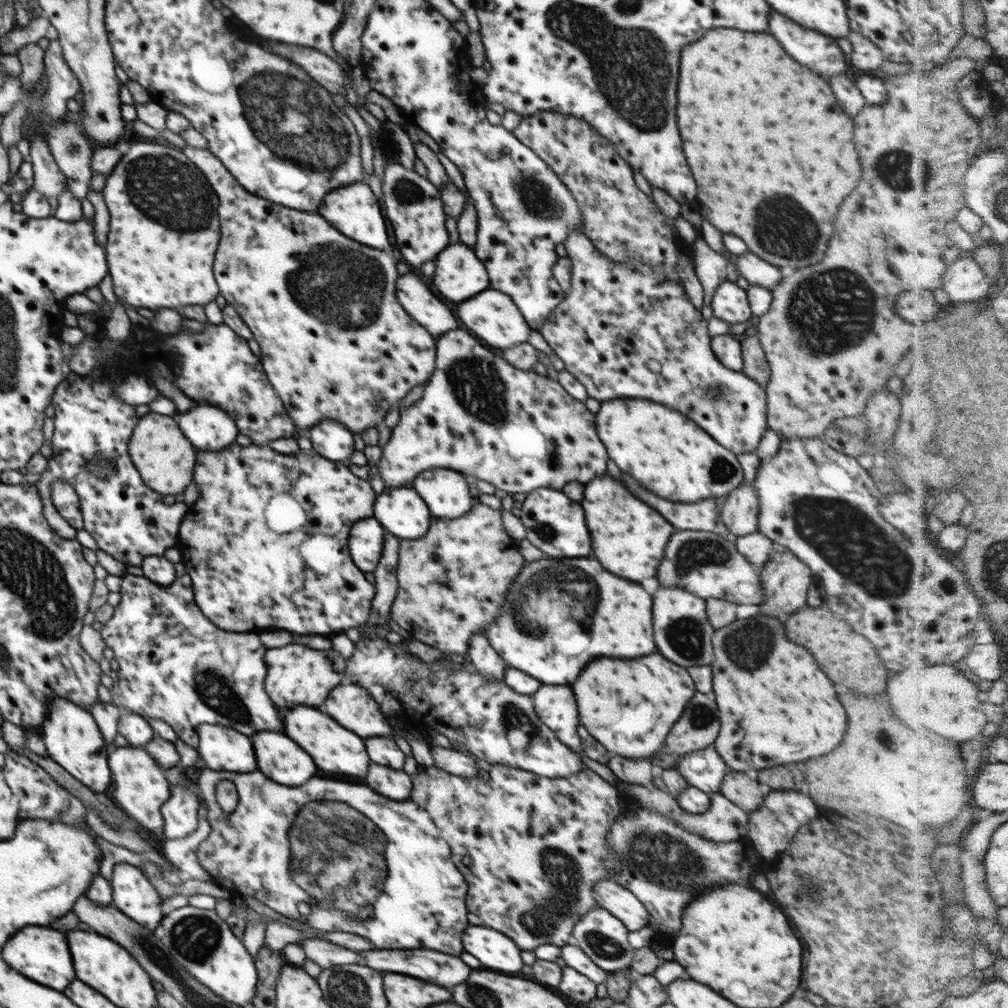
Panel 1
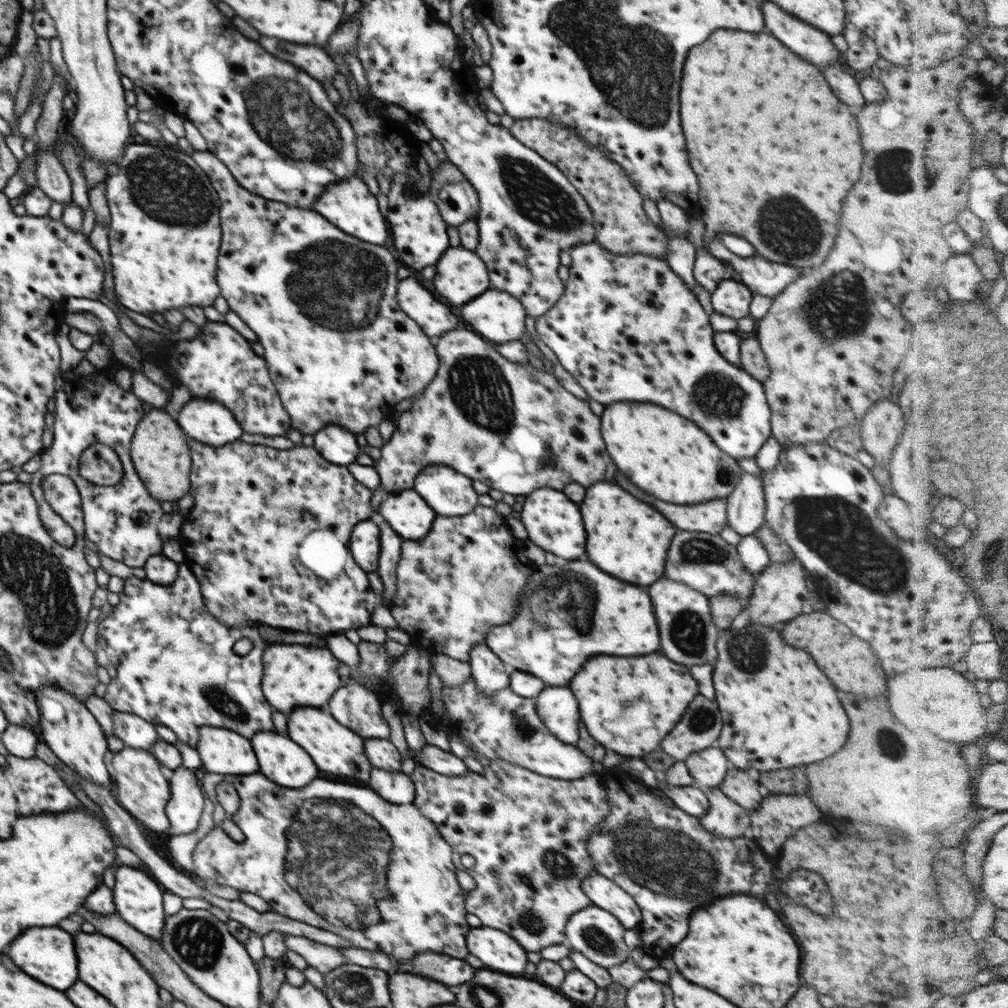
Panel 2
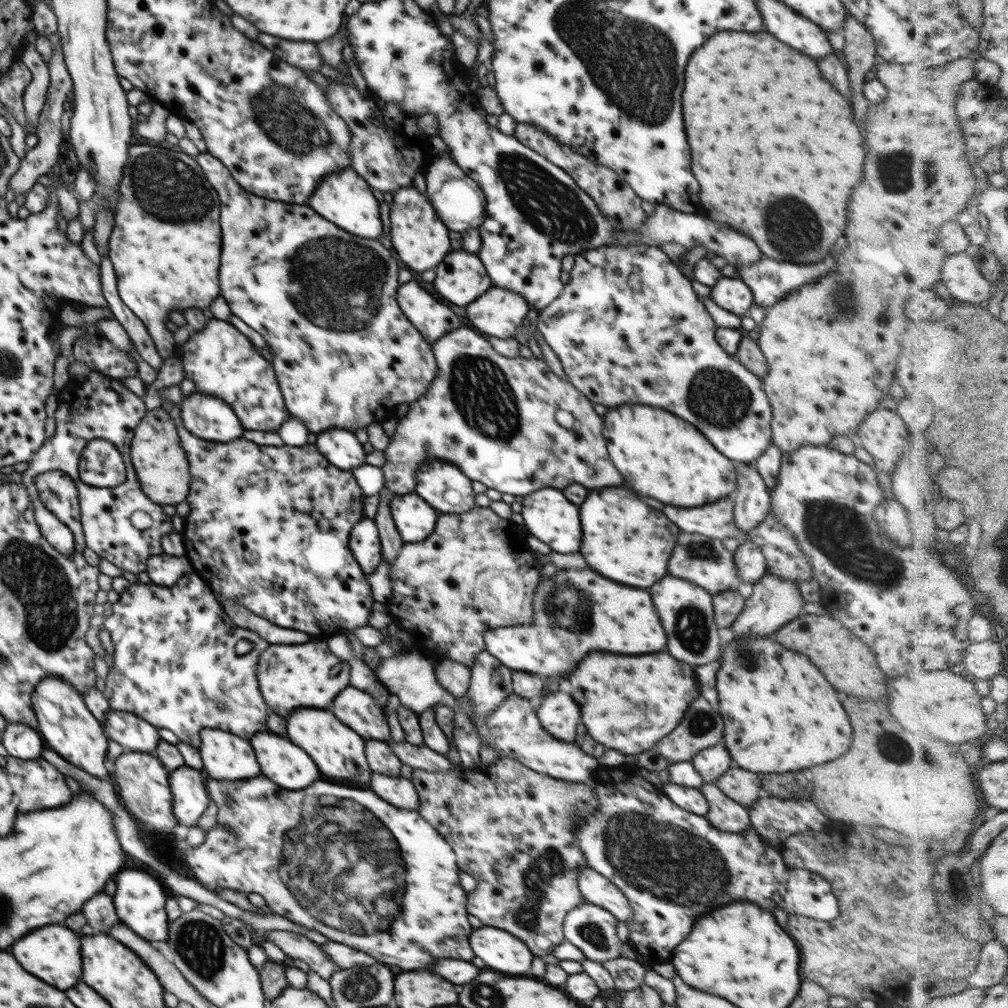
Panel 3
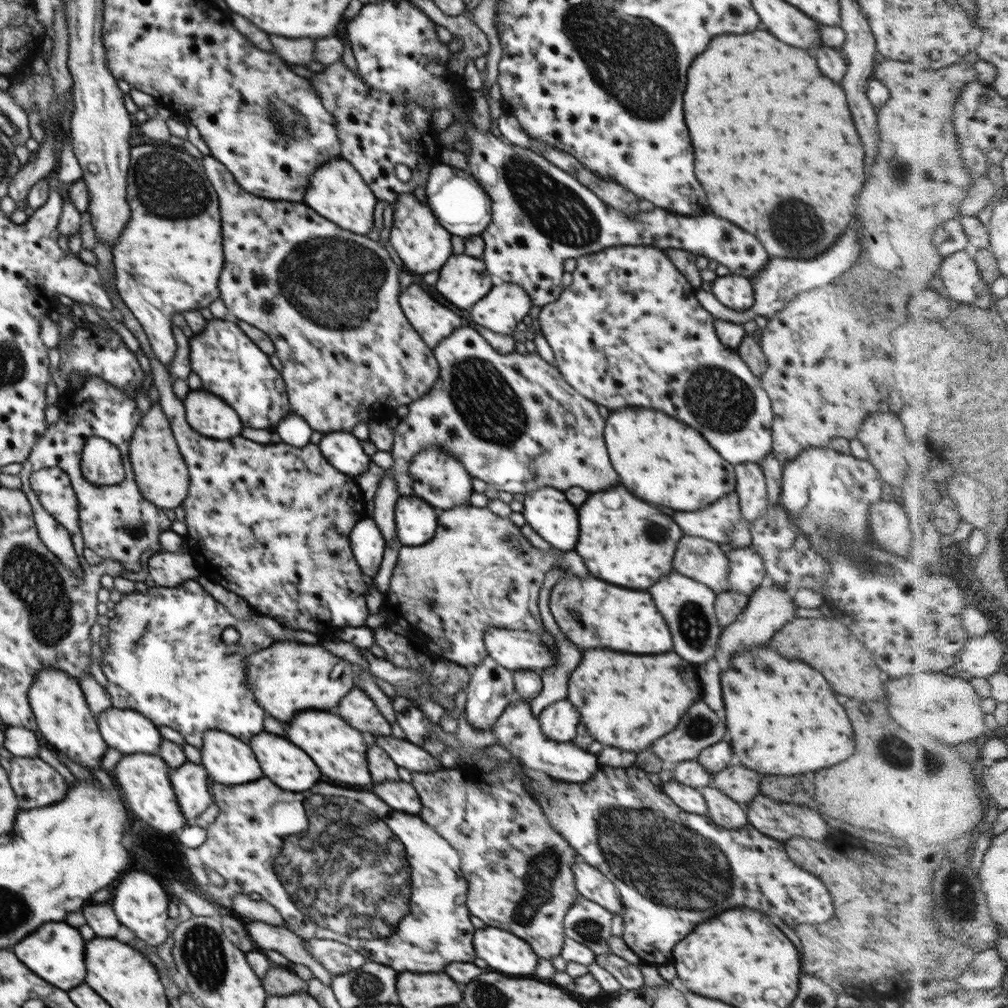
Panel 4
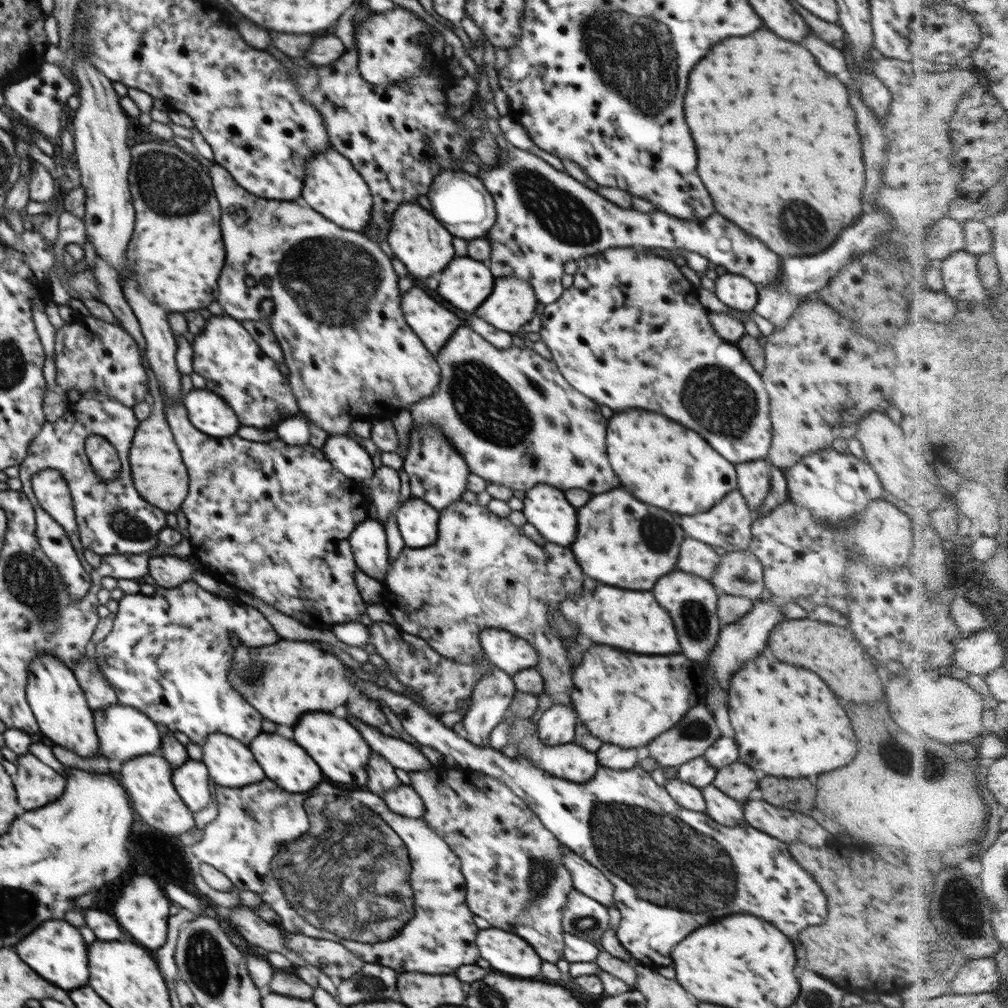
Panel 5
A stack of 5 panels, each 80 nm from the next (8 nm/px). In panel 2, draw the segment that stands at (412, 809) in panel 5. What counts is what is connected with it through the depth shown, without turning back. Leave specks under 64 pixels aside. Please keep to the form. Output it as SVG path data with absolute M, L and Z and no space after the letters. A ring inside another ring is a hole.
M374 768L368 780L370 788L384 800L394 804L413 804L415 786L412 779L401 772L386 772Z

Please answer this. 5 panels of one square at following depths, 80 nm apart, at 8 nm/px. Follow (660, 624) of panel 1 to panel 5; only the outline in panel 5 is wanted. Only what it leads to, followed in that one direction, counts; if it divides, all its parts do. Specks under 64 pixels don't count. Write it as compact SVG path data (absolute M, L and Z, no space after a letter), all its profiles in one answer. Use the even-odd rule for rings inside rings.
M680 570L662 576L652 590L658 604L664 610L668 610L668 614L672 616L676 632L678 632L678 640L680 640L680 646L682 646L682 654L686 658L704 663L715 647L722 627L717 616L717 600L719 597L717 591L710 581Z

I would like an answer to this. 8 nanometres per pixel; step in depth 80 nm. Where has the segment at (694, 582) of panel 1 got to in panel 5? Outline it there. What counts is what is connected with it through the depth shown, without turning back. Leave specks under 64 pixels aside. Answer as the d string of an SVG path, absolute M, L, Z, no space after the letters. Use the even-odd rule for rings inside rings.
M686 538L680 548L678 570L687 572L711 582L711 576L719 567L721 557L706 544L695 538Z

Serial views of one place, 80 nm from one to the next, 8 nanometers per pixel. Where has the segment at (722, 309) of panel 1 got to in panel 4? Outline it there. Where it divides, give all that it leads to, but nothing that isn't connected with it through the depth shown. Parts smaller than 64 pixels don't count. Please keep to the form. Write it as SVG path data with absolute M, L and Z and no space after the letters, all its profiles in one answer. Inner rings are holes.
M737 274L716 277L711 292L724 306L736 311L748 310L755 301L751 280Z

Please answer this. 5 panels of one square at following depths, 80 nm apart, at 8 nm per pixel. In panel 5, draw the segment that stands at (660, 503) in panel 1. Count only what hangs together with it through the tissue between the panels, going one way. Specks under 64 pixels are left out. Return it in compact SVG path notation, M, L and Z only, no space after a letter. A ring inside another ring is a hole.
M738 489L731 490L722 500L716 503L716 506L706 512L681 516L680 524L682 524L682 528L696 540L711 546L721 546L727 552L744 551L749 548L752 540L751 528L755 515L752 514L746 499Z

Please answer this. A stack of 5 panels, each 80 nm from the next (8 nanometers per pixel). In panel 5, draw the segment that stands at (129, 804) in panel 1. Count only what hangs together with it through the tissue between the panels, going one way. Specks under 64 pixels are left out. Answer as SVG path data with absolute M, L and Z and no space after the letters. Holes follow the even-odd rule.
M160 753L142 755L123 762L118 776L120 776L120 782L126 789L131 806L138 818L142 818L144 823L162 833L180 836L190 829L194 829L196 824L194 824L193 812L181 799L172 782L173 769Z

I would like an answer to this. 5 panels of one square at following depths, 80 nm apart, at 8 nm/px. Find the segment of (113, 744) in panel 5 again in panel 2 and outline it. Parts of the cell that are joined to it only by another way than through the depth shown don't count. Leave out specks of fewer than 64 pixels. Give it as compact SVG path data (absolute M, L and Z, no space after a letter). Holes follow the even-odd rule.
M114 711L112 722L113 735L130 748L149 751L159 739L157 728L141 716Z

